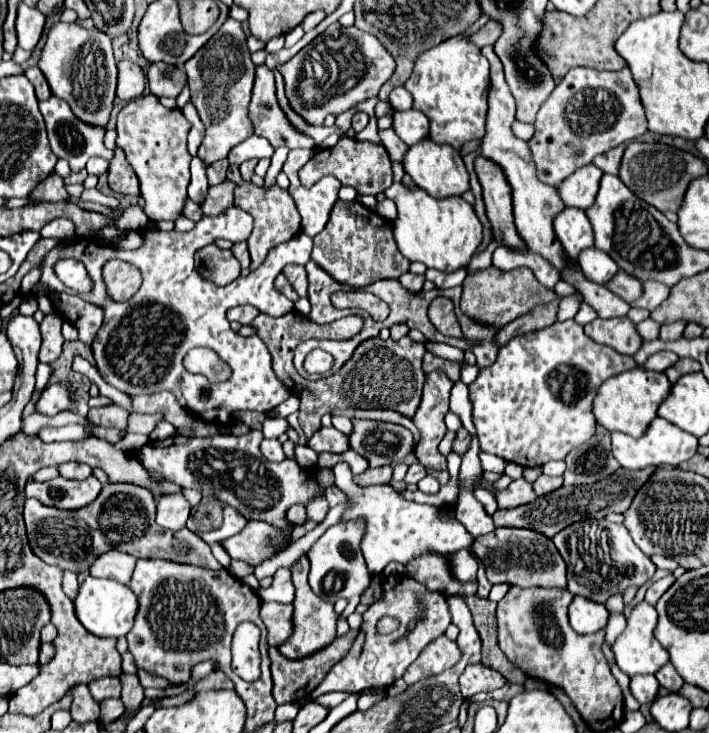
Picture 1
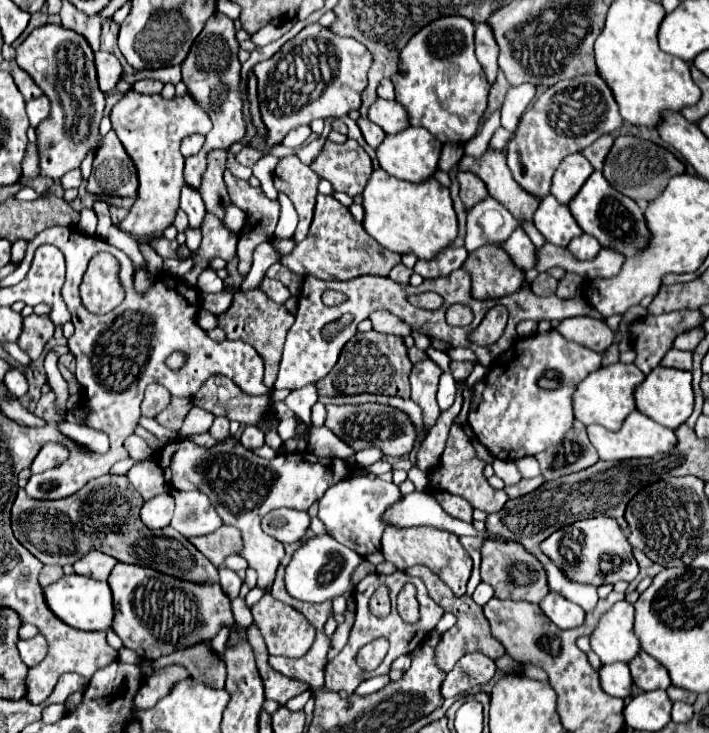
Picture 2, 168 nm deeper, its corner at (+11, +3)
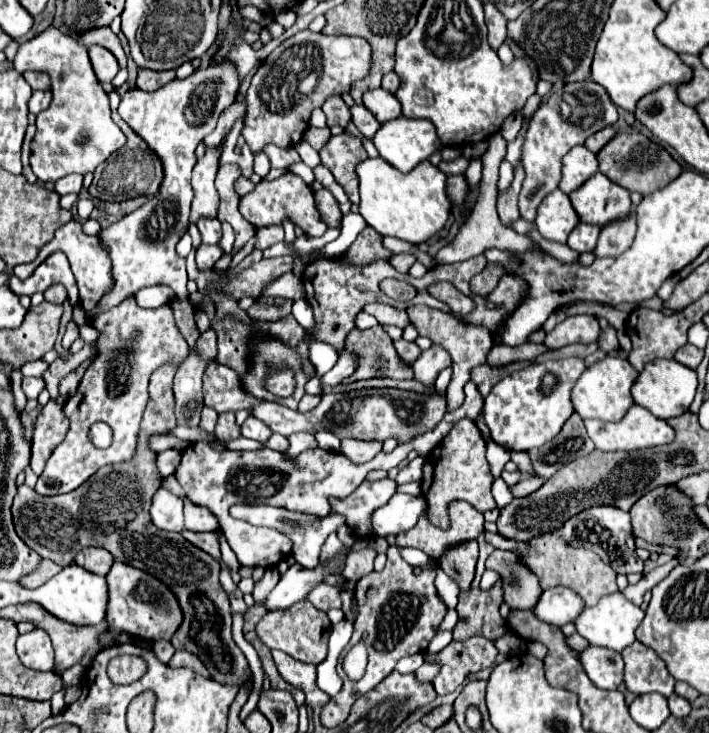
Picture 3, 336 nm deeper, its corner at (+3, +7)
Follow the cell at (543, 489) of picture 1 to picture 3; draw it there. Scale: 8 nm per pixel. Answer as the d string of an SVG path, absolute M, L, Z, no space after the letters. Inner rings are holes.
M524 474L522 480L520 480L516 486L512 486L510 490L512 490L514 498L524 498L524 496L532 494L534 490L538 490L544 482L546 482L546 478L542 478L542 476L538 476L538 474L532 474L532 476L530 476L530 474Z

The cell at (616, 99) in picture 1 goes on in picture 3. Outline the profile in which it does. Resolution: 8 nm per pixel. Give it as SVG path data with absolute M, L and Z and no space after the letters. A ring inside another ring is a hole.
M592 78L570 82L562 86L562 90L552 92L540 108L534 112L524 144L522 144L522 166L526 172L522 190L520 190L520 214L526 220L536 218L538 204L558 188L562 178L562 156L570 152L570 148L586 142L588 136L612 126L618 120L618 110L612 104L608 92L596 84Z

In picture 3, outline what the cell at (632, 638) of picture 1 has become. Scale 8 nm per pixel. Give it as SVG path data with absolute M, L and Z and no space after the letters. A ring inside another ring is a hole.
M614 592L614 594L604 596L596 606L586 608L582 612L580 620L576 620L576 628L578 628L578 634L584 636L592 646L602 646L602 648L610 648L610 650L622 652L628 644L632 644L636 640L634 630L638 628L642 618L644 618L642 608L634 606L620 592Z

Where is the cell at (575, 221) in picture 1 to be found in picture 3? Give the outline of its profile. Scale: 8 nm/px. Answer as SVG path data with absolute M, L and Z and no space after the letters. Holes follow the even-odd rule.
M560 190L550 192L542 200L542 204L538 206L536 226L538 226L538 232L546 240L554 240L554 242L566 244L570 232L578 224L580 224L580 218L578 218L574 206L570 204L570 198L564 192L560 192Z

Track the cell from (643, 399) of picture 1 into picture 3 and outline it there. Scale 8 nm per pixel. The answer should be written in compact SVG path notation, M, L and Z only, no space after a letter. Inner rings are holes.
M606 356L604 360L592 364L576 382L572 388L572 404L574 410L584 418L598 418L606 422L620 422L630 406L634 404L630 388L634 380L638 378L638 370L632 368L632 364L626 358L620 356Z

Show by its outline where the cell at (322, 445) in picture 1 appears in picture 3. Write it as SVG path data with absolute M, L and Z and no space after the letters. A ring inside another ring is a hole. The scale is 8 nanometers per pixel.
M346 438L340 442L340 452L356 464L372 460L380 450L382 450L380 442L362 442L362 440L352 440L352 438Z

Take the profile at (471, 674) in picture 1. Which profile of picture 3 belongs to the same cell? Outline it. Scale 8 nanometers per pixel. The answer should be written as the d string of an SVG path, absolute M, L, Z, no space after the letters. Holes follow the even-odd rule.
M480 636L468 638L464 642L450 642L444 650L438 654L426 654L424 658L428 660L438 660L442 662L440 674L432 680L434 688L440 696L454 692L466 678L468 674L476 674L484 668L490 668L496 664L498 650L494 642L484 640Z

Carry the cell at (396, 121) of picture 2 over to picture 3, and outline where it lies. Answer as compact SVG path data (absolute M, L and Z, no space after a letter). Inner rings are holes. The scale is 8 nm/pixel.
M382 88L372 90L372 92L364 92L364 106L382 124L402 116L402 108L400 108L400 102L396 100L396 96L390 94L390 92L384 92Z

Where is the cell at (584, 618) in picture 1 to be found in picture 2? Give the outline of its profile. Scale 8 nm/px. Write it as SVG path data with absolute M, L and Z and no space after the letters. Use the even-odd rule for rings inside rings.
M550 592L542 602L540 602L540 610L562 630L568 628L576 628L584 622L584 610L566 600L564 596L560 596L558 592Z

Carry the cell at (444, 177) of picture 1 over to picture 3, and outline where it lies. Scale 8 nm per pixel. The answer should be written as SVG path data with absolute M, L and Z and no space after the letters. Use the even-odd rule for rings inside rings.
M398 116L396 120L390 120L388 124L380 126L380 132L372 138L374 146L378 148L380 156L390 162L400 172L412 172L420 162L428 160L432 154L436 154L442 148L442 142L436 134L436 128L430 120L412 120L406 116Z

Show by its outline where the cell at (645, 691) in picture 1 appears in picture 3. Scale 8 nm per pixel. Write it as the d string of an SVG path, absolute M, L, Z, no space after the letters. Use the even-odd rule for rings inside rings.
M588 646L578 656L586 674L598 688L618 690L618 686L624 682L624 660L618 652Z

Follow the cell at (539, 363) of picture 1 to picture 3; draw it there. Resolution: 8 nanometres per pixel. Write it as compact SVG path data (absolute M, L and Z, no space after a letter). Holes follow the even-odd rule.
M570 356L562 360L530 364L500 380L486 396L482 408L484 420L490 428L490 438L508 450L522 452L550 442L562 430L564 422L574 414L570 392L586 368L588 366L584 358Z

